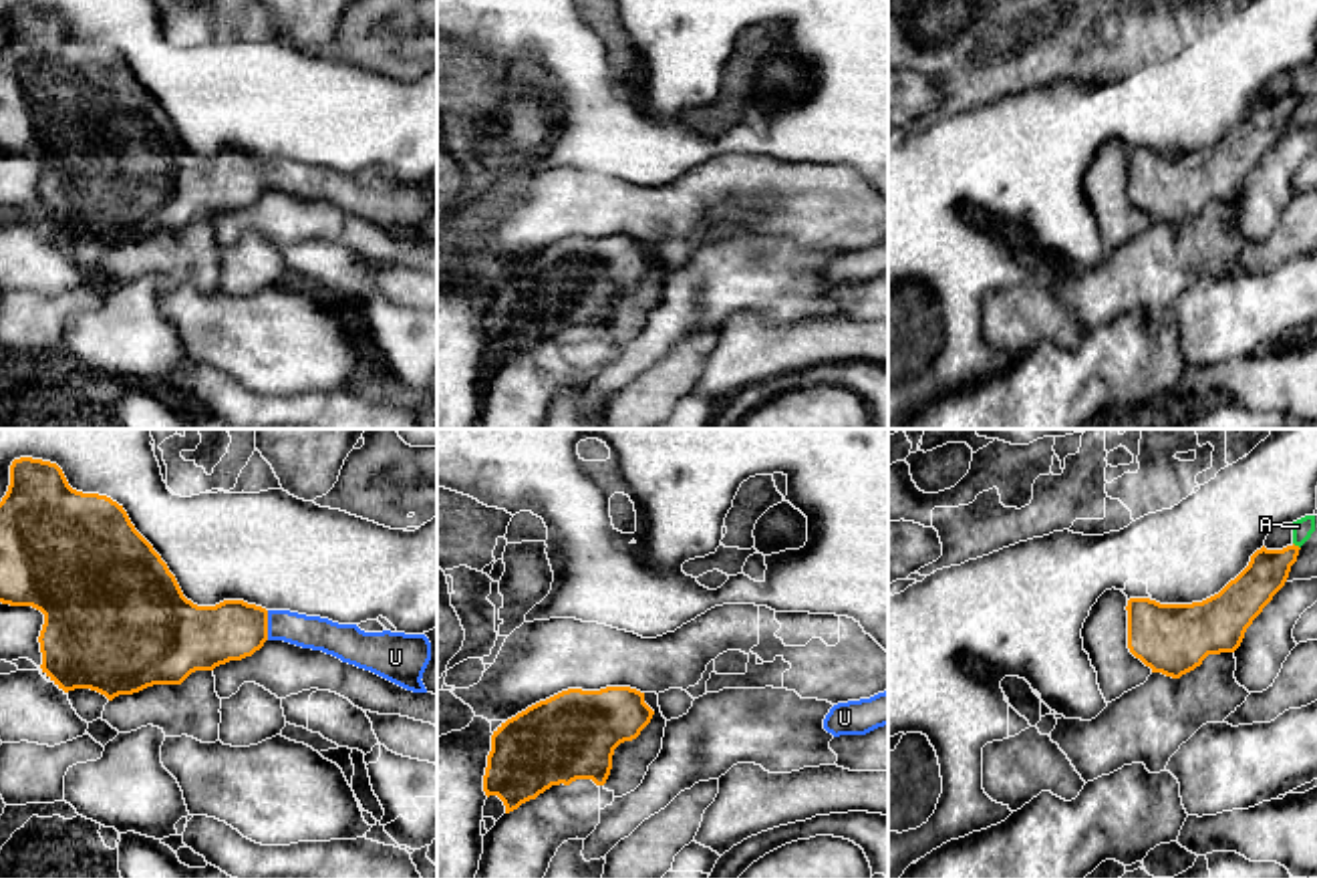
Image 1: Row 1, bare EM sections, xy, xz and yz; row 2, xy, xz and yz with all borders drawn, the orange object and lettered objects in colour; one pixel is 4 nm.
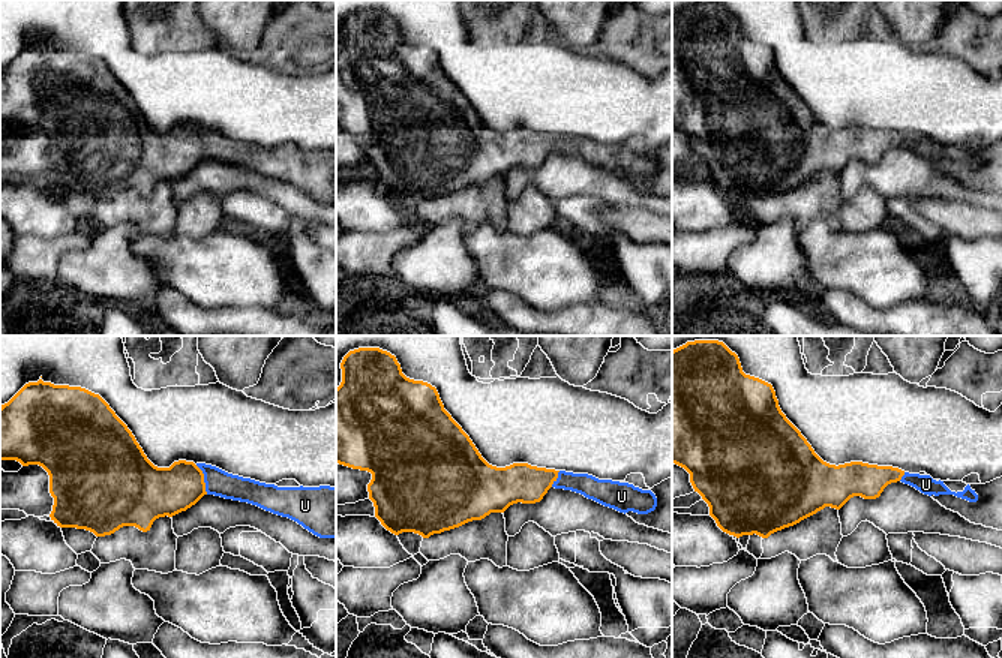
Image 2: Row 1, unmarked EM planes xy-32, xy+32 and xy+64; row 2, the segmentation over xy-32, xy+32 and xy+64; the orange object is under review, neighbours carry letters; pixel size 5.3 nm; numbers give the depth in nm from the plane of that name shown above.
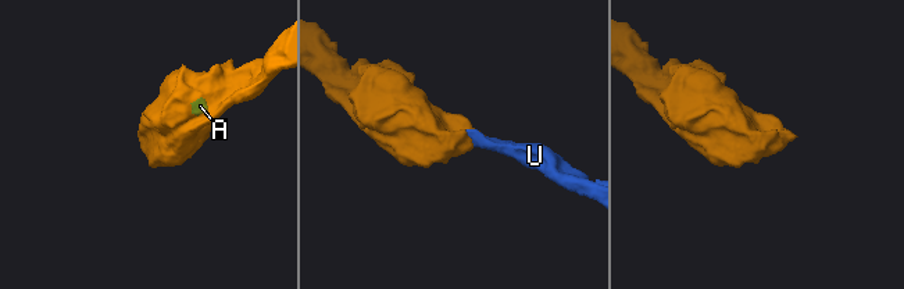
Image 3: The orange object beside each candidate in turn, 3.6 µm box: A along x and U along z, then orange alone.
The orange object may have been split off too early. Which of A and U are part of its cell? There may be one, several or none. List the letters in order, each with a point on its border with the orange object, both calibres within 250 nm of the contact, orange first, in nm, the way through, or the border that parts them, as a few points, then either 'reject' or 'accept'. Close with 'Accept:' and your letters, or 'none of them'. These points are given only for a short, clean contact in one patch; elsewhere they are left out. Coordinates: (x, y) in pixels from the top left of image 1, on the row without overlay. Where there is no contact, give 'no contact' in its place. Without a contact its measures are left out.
A: contact yz (1297, 95); calibres 170 and 80 nm; border yz (1293, 91), (1299, 97); reject
U: contact xy (266, 174); calibres 260 and 130 nm; way xy (206, 186), (266, 174), (286, 174), (315, 182); accept
Accept: U

